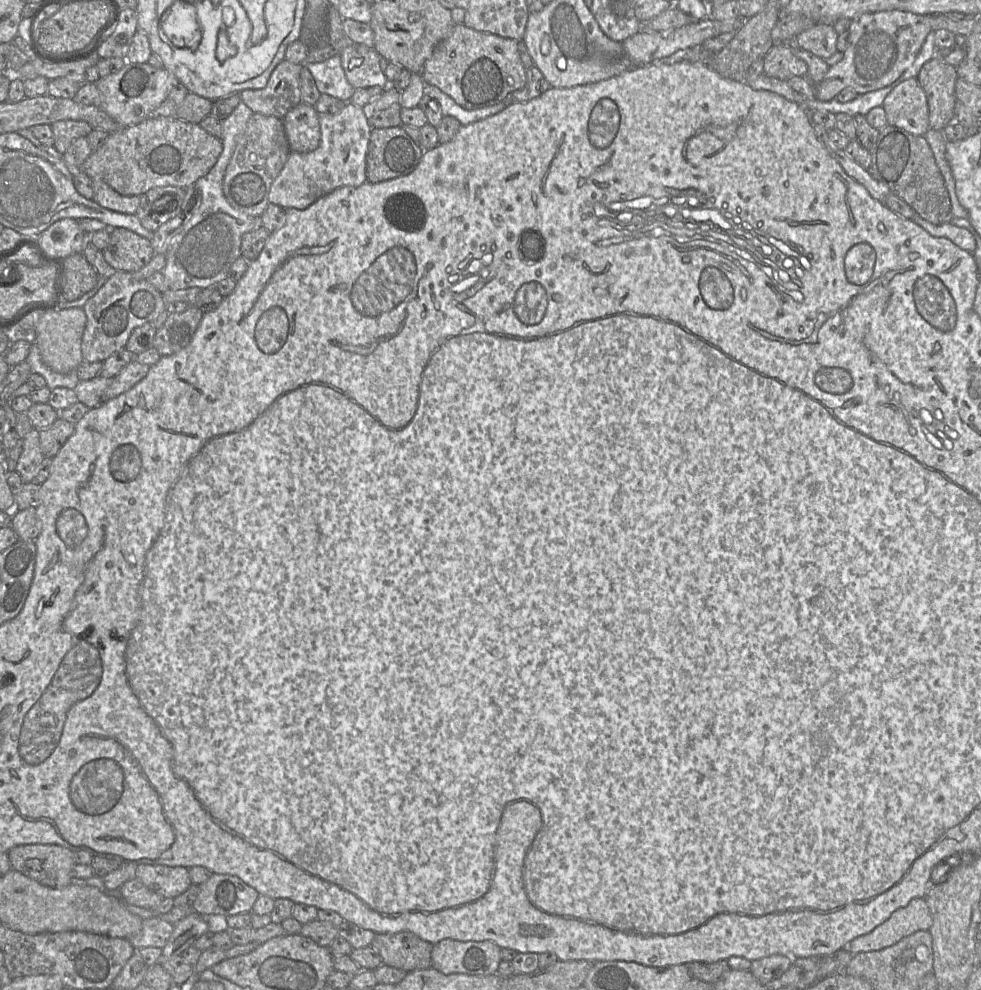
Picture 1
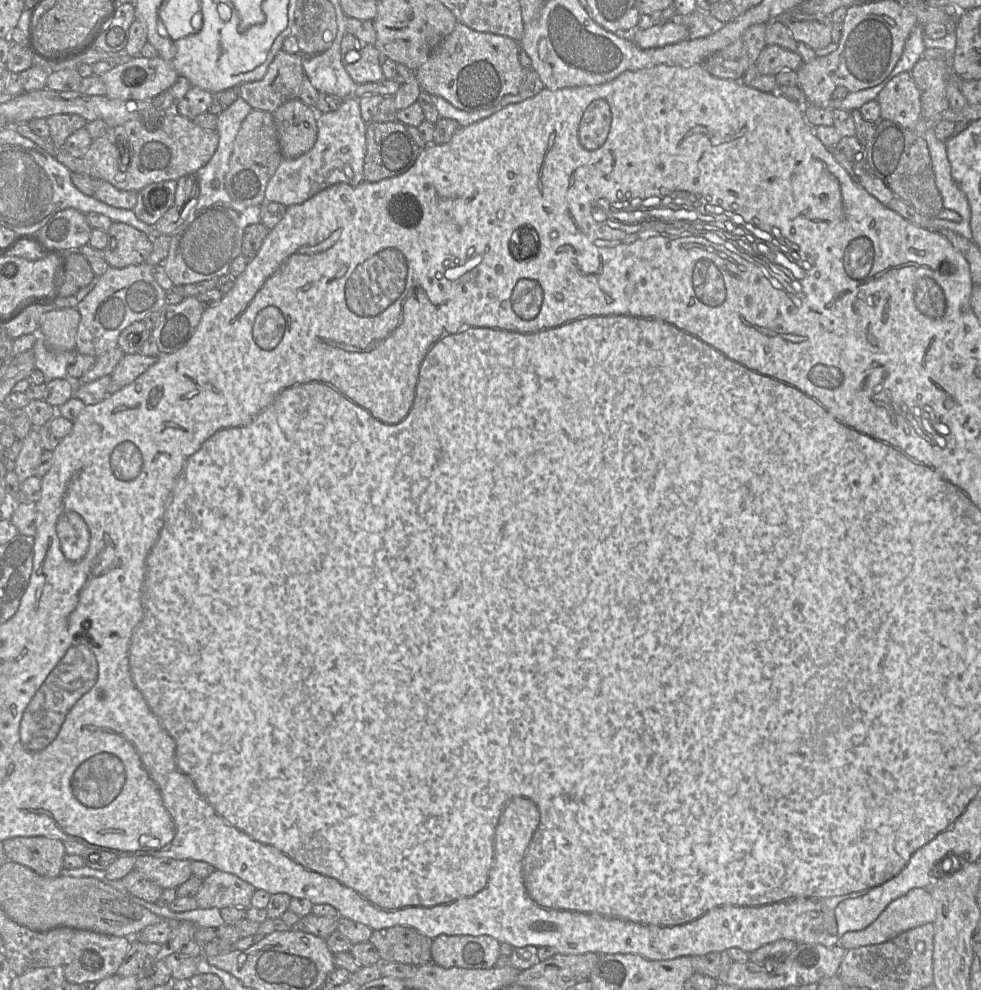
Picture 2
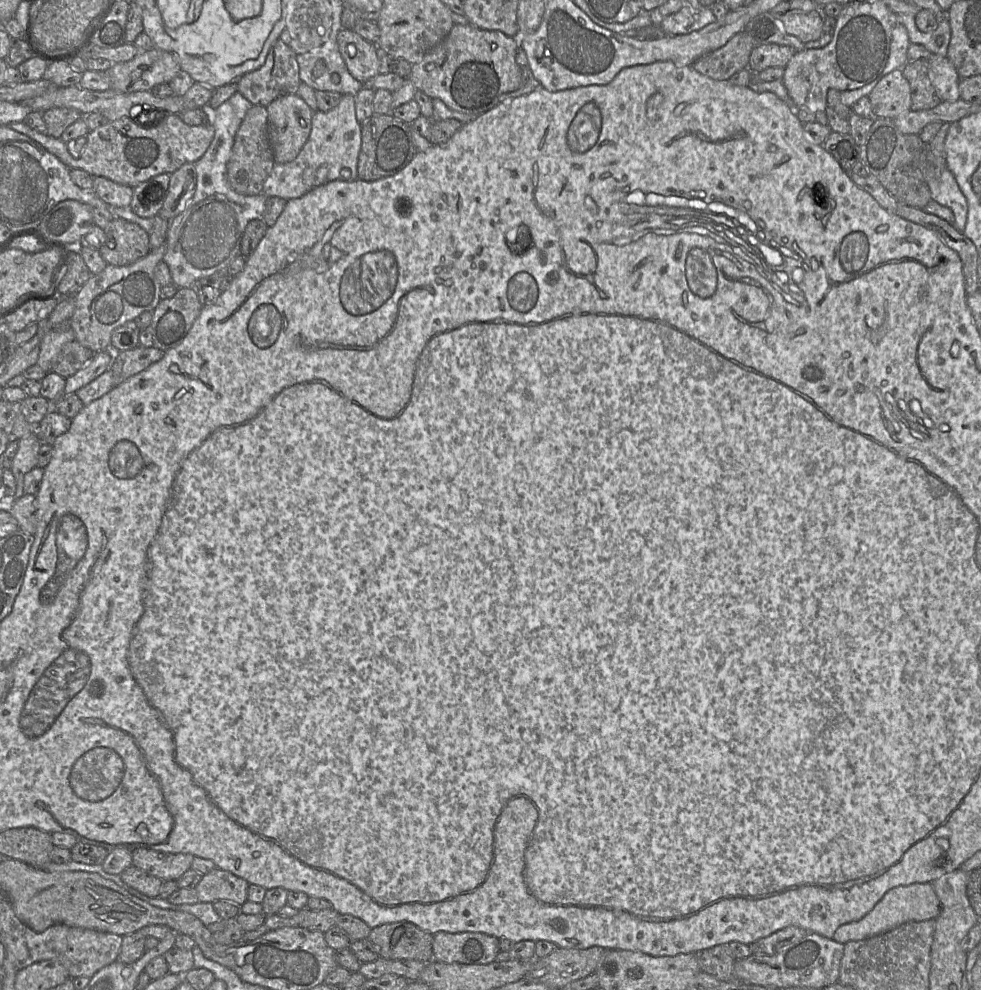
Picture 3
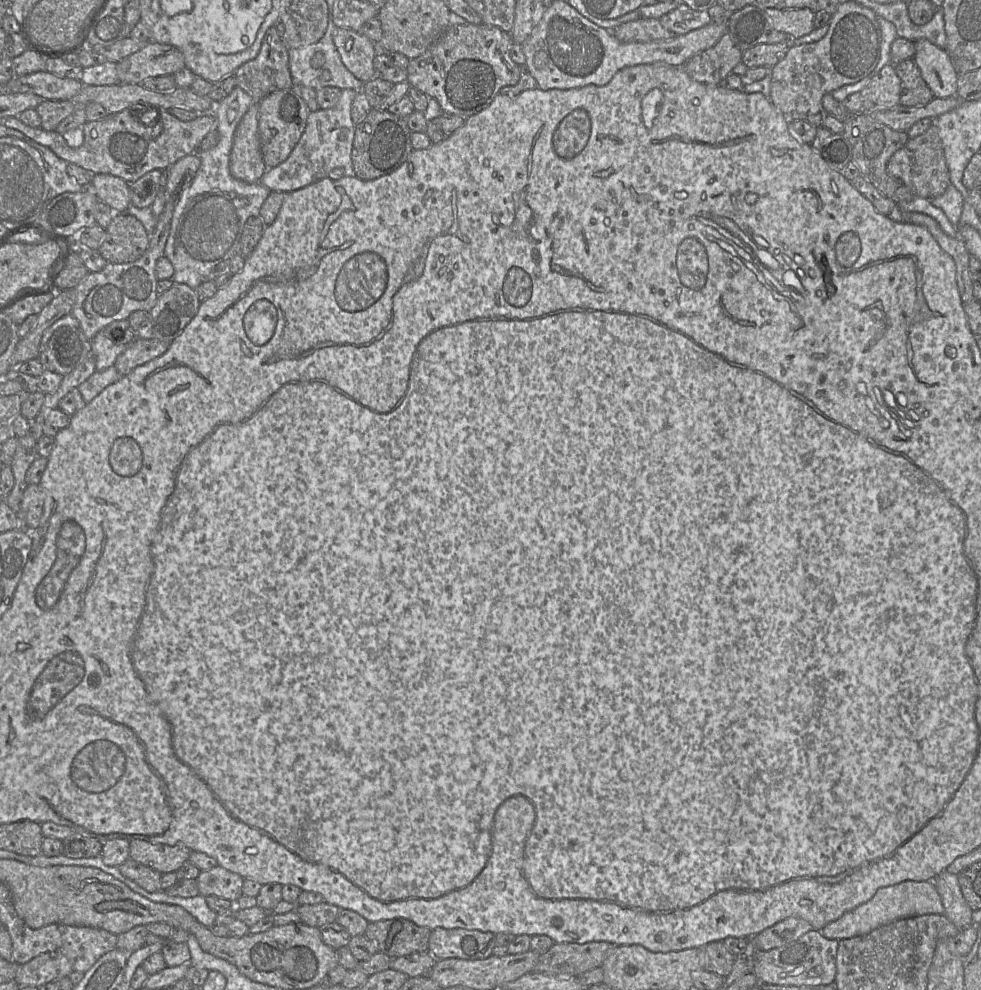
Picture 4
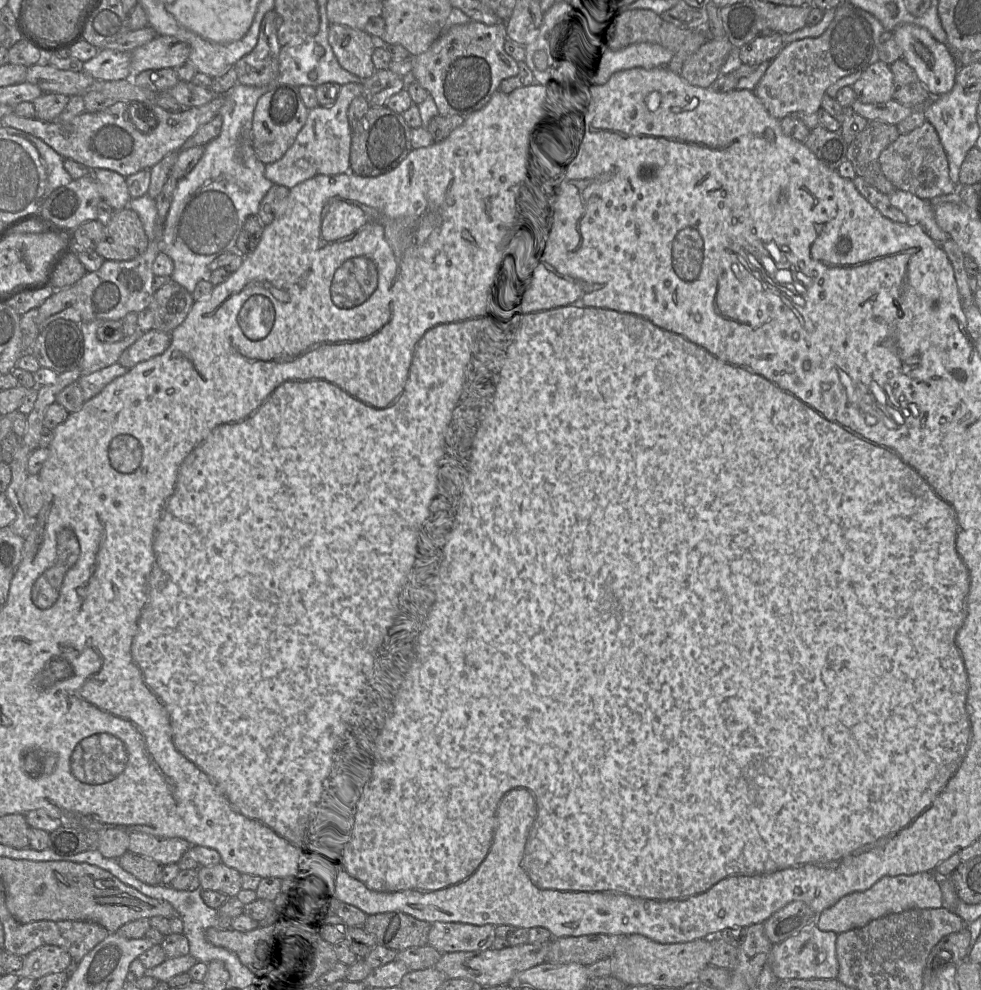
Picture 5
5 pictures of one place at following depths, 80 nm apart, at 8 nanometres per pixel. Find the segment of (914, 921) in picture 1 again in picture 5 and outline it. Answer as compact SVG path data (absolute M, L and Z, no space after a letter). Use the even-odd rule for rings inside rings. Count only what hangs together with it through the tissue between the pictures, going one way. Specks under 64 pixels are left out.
M921 872L913 875L885 876L871 888L842 897L833 906L818 914L815 925L821 931L836 934L861 928L872 920L889 914L911 909L938 909L942 907L942 893L939 878L934 872Z

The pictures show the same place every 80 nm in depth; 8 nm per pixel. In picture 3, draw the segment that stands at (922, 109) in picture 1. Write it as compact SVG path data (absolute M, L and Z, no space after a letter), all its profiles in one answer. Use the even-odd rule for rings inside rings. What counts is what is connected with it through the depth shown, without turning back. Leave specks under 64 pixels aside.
M901 69L882 77L868 98L874 118L895 119L911 110L911 88Z

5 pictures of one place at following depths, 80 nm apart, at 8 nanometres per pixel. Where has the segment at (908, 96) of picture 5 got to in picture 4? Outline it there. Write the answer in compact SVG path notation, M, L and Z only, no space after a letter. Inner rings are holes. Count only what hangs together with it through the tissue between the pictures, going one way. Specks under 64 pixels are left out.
M913 59L904 60L894 68L901 80L900 105L920 107L935 98Z

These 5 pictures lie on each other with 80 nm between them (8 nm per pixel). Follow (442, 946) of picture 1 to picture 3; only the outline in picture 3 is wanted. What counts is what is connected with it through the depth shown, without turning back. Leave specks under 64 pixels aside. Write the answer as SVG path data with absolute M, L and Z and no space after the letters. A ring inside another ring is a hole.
M439 931L433 935L437 962L485 965L495 961L499 951L499 939L486 933Z

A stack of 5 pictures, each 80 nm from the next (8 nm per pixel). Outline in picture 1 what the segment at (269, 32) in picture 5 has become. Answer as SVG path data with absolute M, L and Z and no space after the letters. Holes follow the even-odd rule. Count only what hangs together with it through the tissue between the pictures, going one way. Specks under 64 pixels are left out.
M284 59L271 73L262 89L245 89L241 100L254 112L283 119L289 110L301 103L300 73L303 64Z

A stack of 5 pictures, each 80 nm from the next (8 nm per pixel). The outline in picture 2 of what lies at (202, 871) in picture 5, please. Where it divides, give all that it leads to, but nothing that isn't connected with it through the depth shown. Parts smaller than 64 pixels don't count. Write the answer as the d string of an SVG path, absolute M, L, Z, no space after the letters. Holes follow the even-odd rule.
M215 870L202 882L195 896L200 909L240 907L247 909L256 888L239 877Z

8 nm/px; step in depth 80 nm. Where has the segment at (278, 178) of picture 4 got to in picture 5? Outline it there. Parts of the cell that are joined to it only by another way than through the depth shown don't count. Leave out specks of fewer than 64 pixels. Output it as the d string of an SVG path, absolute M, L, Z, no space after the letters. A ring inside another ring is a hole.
M362 82L347 83L341 86L332 105L318 105L310 109L305 124L283 157L266 165L265 177L273 184L291 189L317 175L337 175L348 172L350 170L351 125L347 111L352 100L360 95L364 95Z

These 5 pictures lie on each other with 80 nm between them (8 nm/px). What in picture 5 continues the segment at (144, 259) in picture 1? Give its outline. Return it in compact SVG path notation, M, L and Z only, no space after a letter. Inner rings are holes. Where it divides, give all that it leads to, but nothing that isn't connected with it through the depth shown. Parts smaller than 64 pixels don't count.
M125 207L115 211L104 226L104 235L95 251L106 260L127 261L143 254L148 237L138 214Z

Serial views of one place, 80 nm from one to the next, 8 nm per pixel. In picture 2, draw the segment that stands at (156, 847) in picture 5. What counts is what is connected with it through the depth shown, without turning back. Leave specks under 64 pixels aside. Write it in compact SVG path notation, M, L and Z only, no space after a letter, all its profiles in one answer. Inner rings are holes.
M138 856L135 858L134 870L163 890L176 889L192 876L192 862L172 858Z

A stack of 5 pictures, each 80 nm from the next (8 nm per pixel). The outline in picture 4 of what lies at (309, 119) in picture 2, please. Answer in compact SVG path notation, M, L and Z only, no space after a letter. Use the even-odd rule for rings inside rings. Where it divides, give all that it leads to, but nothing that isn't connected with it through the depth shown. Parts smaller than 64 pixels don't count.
M296 86L289 89L277 90L258 103L258 130L261 152L267 168L275 167L284 162L301 138L310 110L298 93Z

